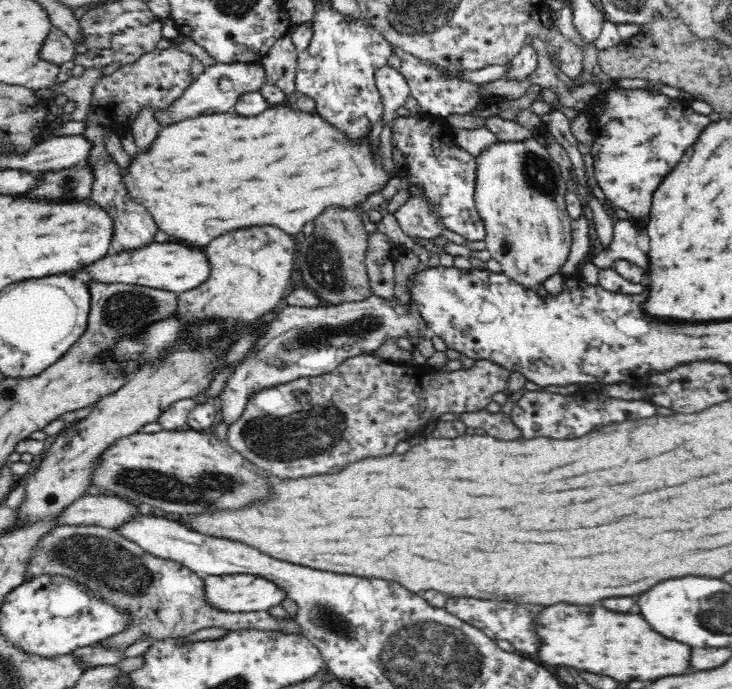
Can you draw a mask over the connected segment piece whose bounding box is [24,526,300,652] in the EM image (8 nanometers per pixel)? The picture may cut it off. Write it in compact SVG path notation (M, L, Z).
M60 526L54 527L50 533L47 533L45 536L42 536L42 539L37 543L37 548L32 550L32 554L30 554L30 558L28 558L25 582L32 582L34 578L40 578L40 576L64 576L65 578L70 578L71 580L76 581L76 583L80 583L84 589L90 589L100 601L104 601L104 603L110 604L110 606L116 609L122 609L122 611L126 611L126 615L128 615L128 628L124 628L122 632L116 632L116 635L113 635L111 638L103 639L98 642L96 646L104 649L118 649L118 651L124 652L124 650L128 649L131 645L135 644L141 637L147 637L150 639L152 644L156 644L156 642L162 642L162 640L176 640L178 638L187 637L194 632L198 632L198 630L202 630L202 628L221 628L226 631L236 631L240 629L248 629L248 628L257 628L258 630L283 630L284 632L292 632L292 634L299 634L300 627L298 627L298 623L294 619L289 617L284 617L283 619L272 616L269 611L256 611L256 612L222 612L218 611L218 609L214 609L204 601L204 582L203 576L198 576L196 573L191 572L188 568L183 567L179 562L171 561L171 560L162 560L158 557L151 555L150 553L142 550L142 548L138 547L138 544L127 540L126 538L118 535L115 530L111 528L104 528L100 526Z

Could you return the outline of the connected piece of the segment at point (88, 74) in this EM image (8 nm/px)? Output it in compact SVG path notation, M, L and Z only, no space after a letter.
M86 69L80 77L69 77L64 82L56 82L50 88L42 88L36 92L36 96L43 97L48 102L53 102L59 95L66 96L69 101L76 103L76 109L72 117L78 121L85 121L89 113L89 106L94 96L94 88L98 84L100 69Z

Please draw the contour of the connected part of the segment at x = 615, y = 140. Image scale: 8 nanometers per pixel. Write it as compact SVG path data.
M610 90L602 94L599 102L605 106L606 114L602 118L590 120L591 130L595 135L590 151L594 157L596 180L607 201L618 209L626 210L630 218L647 217L651 211L654 191L678 165L685 150L698 140L700 132L711 123L710 119L694 112L688 98L669 98L646 90Z

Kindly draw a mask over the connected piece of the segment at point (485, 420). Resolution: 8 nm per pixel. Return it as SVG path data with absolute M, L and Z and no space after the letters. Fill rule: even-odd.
M481 410L473 413L460 413L456 416L456 420L463 422L467 426L472 425L475 428L484 428L488 435L498 440L522 439L522 433L512 423L511 415Z

